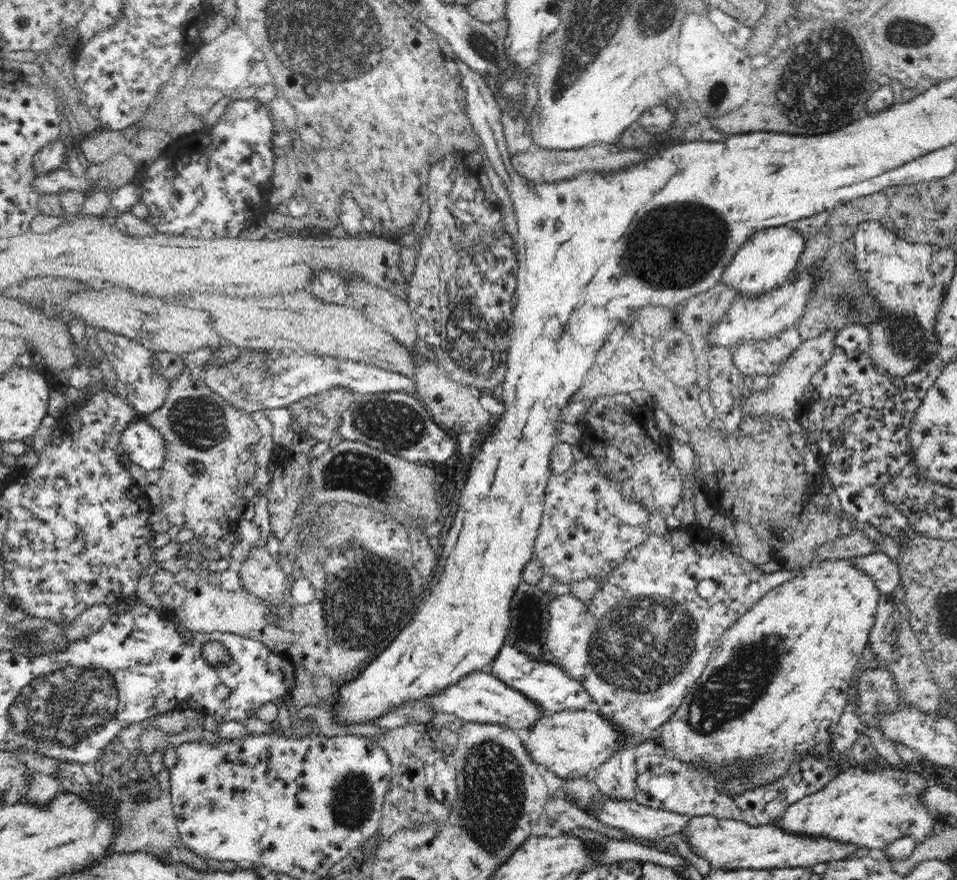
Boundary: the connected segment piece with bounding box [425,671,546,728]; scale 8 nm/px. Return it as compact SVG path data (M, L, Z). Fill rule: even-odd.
M476 671L462 676L456 684L442 688L440 692L427 695L434 712L450 712L462 718L463 722L489 722L504 724L510 728L528 728L544 713L542 708L526 699L522 693L515 691L489 672Z

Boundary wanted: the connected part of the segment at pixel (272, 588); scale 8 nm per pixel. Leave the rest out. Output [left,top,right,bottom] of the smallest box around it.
[239,547,287,606]

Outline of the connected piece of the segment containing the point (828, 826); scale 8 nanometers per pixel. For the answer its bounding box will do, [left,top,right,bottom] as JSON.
[772,763,936,855]

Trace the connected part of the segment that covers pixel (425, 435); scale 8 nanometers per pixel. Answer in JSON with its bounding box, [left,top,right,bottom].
[328,392,459,467]

